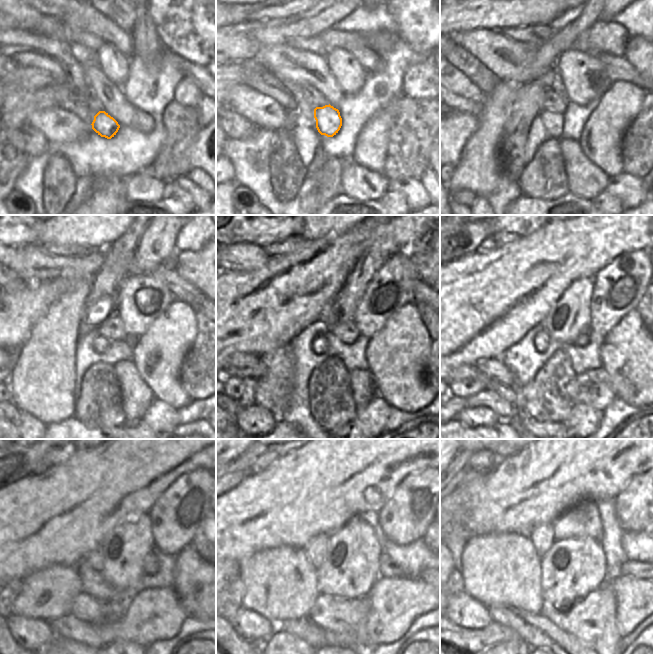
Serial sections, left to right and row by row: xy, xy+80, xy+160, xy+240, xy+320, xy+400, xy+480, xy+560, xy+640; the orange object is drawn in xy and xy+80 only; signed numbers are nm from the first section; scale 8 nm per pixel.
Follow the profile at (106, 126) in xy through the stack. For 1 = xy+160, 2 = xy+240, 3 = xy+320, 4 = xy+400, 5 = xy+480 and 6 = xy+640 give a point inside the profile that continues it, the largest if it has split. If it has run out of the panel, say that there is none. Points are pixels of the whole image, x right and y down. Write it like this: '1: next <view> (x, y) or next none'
1: next xy+160 (552, 121)
2: next xy+240 (101, 344)
3: next xy+320 (319, 344)
4: next xy+400 (542, 340)
5: next xy+480 (96, 559)
6: next xy+640 (542, 538)

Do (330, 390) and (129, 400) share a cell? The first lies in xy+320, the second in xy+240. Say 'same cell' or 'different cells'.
different cells

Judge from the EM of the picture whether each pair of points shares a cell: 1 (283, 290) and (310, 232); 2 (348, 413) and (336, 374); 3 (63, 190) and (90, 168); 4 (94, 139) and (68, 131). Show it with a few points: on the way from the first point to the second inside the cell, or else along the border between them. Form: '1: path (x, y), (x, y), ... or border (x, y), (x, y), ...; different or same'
1: border (329, 236), (321, 236), (306, 241); different
2: path (338, 403), (336, 401), (336, 384); same
3: border (66, 158), (77, 178), (91, 177), (101, 181); different
4: border (92, 129), (80, 140), (63, 143); different

